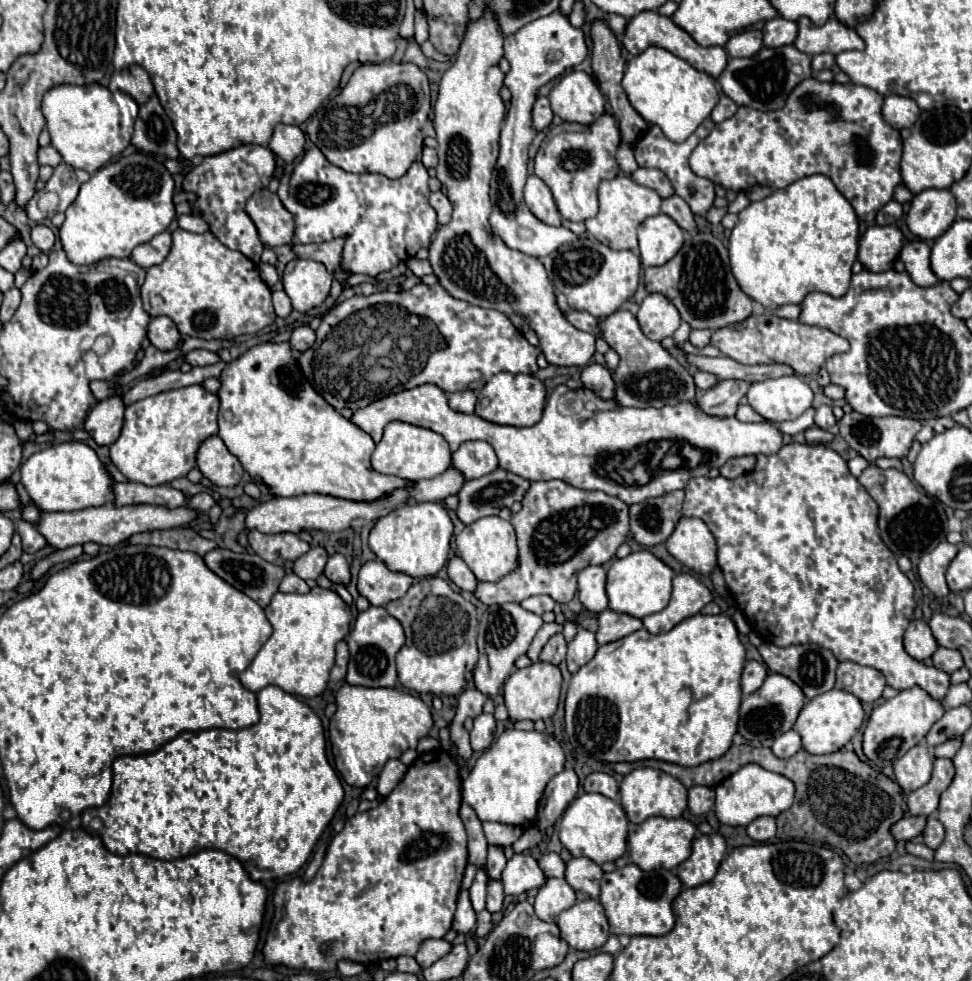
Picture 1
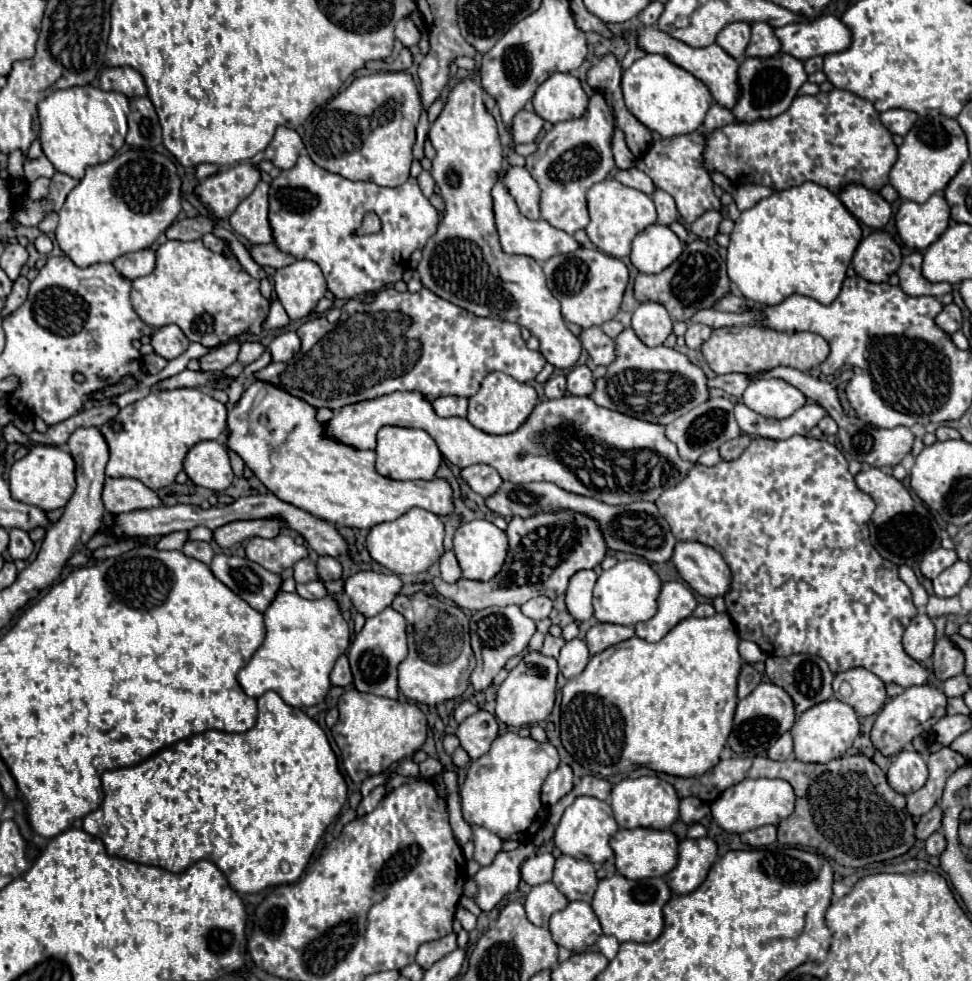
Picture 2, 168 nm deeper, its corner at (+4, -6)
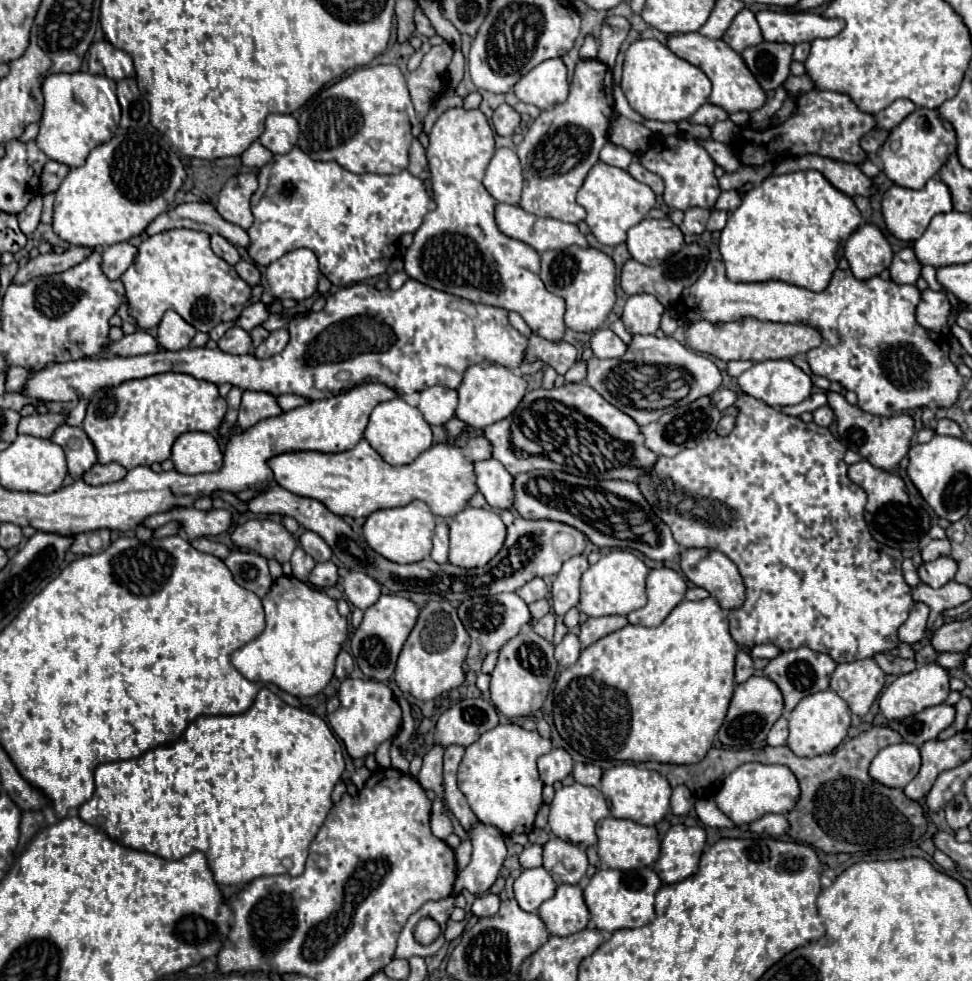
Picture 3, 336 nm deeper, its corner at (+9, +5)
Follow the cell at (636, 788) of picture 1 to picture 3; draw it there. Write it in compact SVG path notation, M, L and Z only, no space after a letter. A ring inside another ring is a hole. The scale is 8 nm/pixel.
M619 764L603 774L601 792L607 798L611 816L629 818L645 826L655 826L669 812L669 798L671 798L673 788L659 772L653 772L635 764Z

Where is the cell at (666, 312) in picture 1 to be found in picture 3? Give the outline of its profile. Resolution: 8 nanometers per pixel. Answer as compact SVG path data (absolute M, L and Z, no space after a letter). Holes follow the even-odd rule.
M635 294L623 308L623 324L631 334L655 334L659 330L665 306L651 294Z

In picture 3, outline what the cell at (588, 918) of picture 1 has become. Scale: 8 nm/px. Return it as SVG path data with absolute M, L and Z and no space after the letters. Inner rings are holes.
M561 884L555 892L553 898L545 900L541 906L539 906L539 916L541 920L545 922L547 930L553 934L553 936L571 936L575 932L581 932L583 928L587 928L587 922L589 922L589 908L583 900L583 890L581 886L571 886L571 884Z

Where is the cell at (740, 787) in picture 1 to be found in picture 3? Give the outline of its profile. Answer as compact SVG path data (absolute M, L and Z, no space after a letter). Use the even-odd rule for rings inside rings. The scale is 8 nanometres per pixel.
M757 762L743 764L735 772L731 772L723 780L723 786L715 796L719 810L727 814L735 824L749 824L769 812L785 814L795 806L797 800L799 800L799 784L787 766L777 766L777 764L769 766Z

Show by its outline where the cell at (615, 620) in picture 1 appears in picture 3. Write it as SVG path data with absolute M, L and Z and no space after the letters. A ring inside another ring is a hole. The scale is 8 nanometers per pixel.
M601 616L601 618L589 618L581 624L581 632L579 632L579 640L581 640L581 646L587 648L591 646L593 642L597 642L599 638L615 632L615 630L621 630L623 626L627 626L627 618L625 616Z

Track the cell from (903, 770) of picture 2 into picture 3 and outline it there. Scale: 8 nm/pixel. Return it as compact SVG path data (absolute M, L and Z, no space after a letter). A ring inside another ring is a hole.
M907 742L883 748L871 762L869 774L891 788L905 788L919 772L919 748Z

